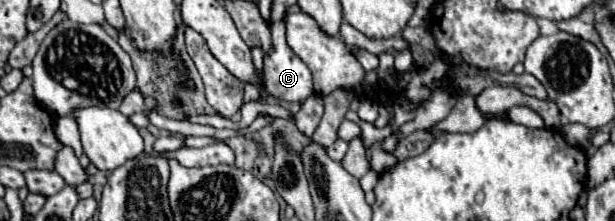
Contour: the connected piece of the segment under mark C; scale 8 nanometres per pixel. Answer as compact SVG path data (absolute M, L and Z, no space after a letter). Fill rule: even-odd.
M271 21L273 51L265 55L263 73L267 79L265 91L283 101L305 101L313 95L309 67L289 49L285 41L283 21Z

